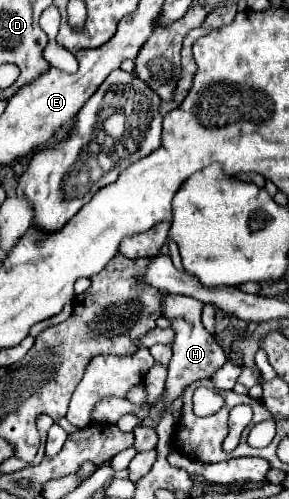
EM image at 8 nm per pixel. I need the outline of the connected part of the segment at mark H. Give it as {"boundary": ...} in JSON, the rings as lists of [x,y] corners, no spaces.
{"boundary":[[[166,293],[162,299],[162,315],[170,321],[172,331],[174,331],[174,355],[168,367],[168,379],[166,379],[166,389],[164,389],[164,407],[160,415],[172,405],[174,399],[178,399],[184,389],[204,377],[212,377],[224,363],[226,363],[226,353],[222,347],[214,341],[214,337],[204,329],[200,315],[202,315],[202,301],[196,301],[194,297],[184,297],[184,295],[170,295]]]}

